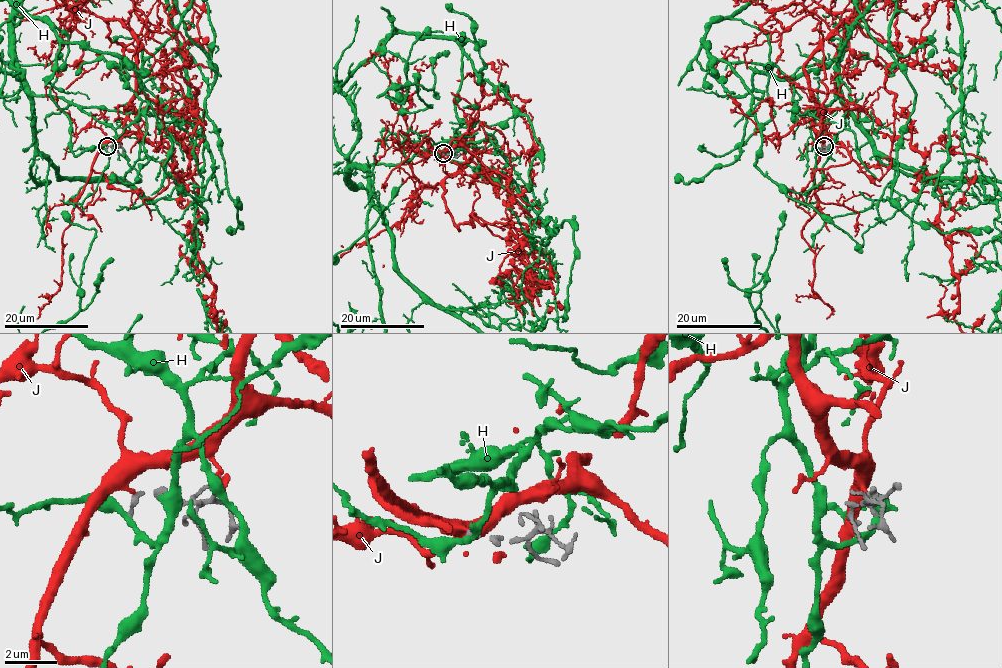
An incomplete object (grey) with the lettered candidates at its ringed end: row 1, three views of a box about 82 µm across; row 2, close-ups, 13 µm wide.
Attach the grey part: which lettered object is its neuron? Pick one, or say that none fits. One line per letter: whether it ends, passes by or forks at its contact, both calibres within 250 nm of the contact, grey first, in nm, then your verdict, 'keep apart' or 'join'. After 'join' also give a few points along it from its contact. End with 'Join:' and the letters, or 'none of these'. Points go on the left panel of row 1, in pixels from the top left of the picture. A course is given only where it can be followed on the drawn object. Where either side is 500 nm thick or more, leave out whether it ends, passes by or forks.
H: it passes by | 190/280 nm | keep apart
J: it ends | 190/360 nm | join
Join: J

